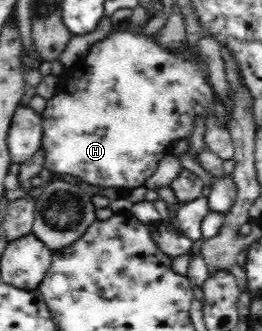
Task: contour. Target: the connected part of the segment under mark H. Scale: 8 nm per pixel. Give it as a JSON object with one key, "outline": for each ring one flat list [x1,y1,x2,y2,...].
{"outline":[[130,32,112,34,112,36,108,36,106,40,102,40,100,44,94,44,92,48,90,47,88,62,84,64,84,70,82,70,84,76,76,76,76,80,74,80,76,86,70,86,70,84,72,84,72,78,70,78,70,76,68,76,66,80,59,79,59,87,55,96,47,100,45,109,39,112,43,124,41,148,45,150,44,167,52,173,78,176,78,178,83,178,83,182,93,186,104,186,104,188,116,189,138,188,138,186,143,186,144,180,154,174,158,160,167,153,166,150,168,150,168,146,166,146,166,144,170,144,172,140,189,138,190,132,192,132,192,126,194,126,194,116,204,116,204,112,210,110,212,104,214,104,214,90,212,90,210,84,206,82,208,72,206,72,204,60,192,62,190,58,192,58,192,56,190,56,188,52,176,56,176,54,172,54,170,50,160,48,154,40,148,40,144,34,130,34]]}

